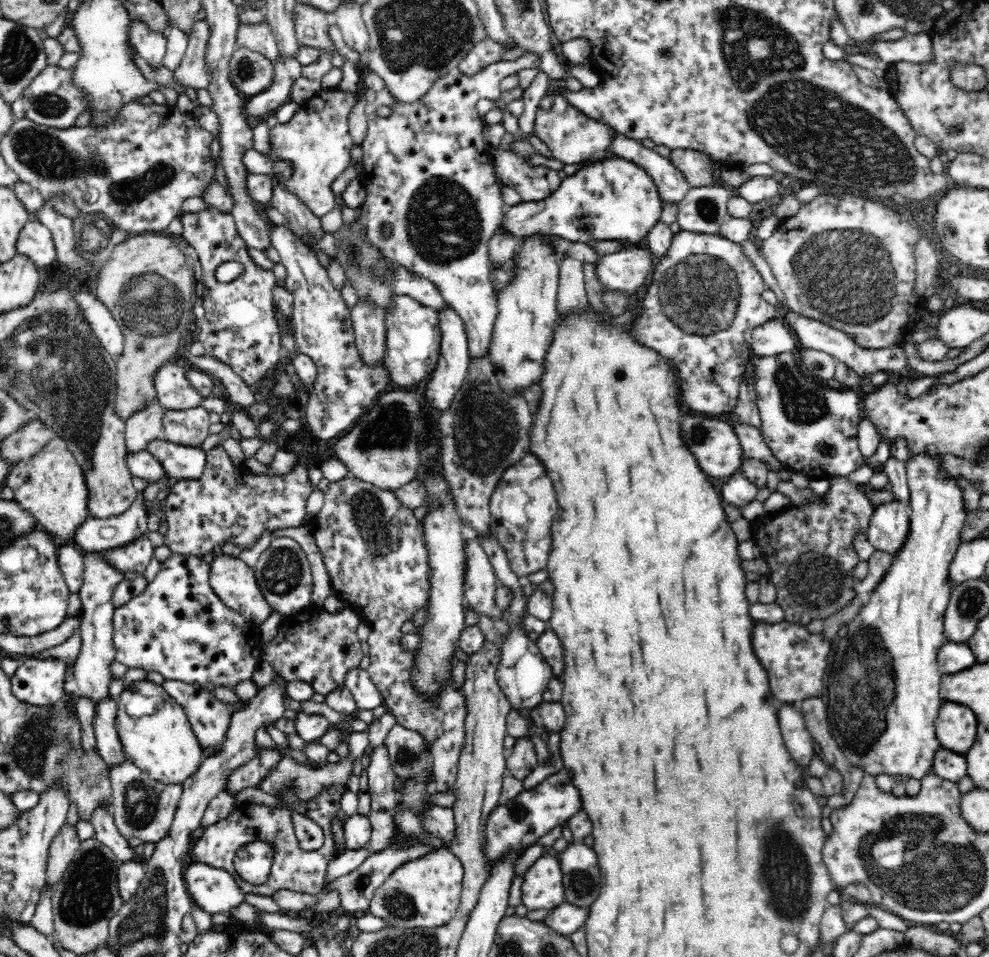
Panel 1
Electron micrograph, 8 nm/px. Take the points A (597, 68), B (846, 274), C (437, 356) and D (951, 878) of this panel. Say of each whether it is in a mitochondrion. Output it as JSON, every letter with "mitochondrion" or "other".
{"A":"other","B":"mitochondrion","C":"other","D":"mitochondrion"}

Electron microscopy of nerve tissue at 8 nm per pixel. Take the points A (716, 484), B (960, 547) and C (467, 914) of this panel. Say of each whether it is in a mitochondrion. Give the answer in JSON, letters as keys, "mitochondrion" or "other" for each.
{"A":"other","B":"other","C":"other"}

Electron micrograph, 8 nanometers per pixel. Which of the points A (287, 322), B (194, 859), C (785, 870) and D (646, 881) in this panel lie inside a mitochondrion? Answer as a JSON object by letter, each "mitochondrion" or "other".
{"A":"other","B":"other","C":"mitochondrion","D":"other"}

